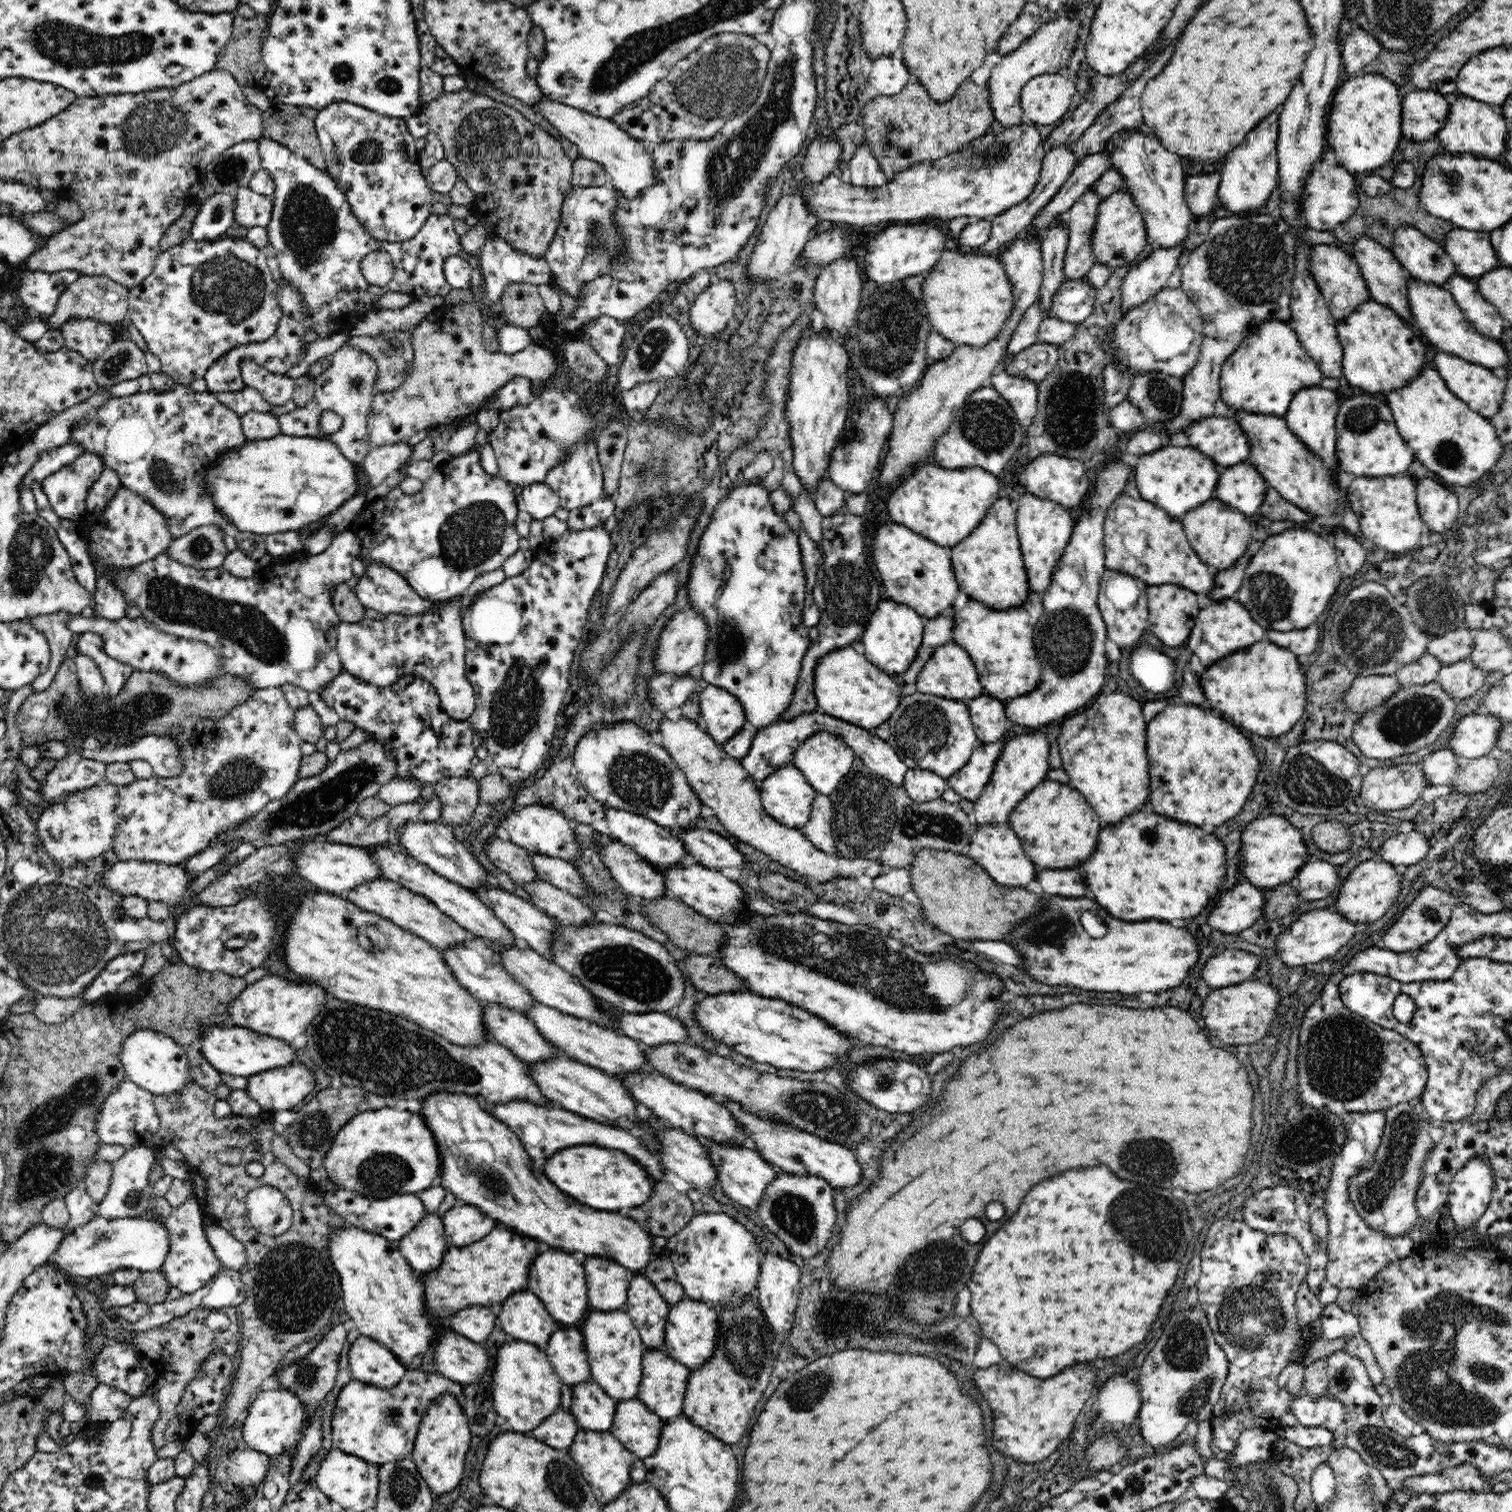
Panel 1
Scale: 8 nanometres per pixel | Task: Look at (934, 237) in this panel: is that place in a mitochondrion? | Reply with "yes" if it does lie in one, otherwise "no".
no

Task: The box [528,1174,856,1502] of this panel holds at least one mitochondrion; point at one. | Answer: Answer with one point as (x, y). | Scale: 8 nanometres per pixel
(744, 1342)

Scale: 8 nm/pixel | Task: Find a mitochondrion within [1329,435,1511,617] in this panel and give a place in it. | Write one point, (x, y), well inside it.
(1447, 454)

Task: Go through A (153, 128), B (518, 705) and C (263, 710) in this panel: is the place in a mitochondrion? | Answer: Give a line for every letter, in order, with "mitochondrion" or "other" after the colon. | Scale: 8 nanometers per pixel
A: mitochondrion
B: mitochondrion
C: other

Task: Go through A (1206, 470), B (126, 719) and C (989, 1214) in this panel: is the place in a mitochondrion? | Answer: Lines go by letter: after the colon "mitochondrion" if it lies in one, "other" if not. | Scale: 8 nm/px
A: other
B: mitochondrion
C: other

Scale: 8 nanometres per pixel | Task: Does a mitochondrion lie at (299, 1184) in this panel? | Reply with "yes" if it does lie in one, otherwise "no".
no

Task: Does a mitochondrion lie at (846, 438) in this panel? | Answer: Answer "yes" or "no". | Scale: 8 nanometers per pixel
no

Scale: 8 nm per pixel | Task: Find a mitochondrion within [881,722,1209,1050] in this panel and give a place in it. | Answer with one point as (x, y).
(915, 824)

